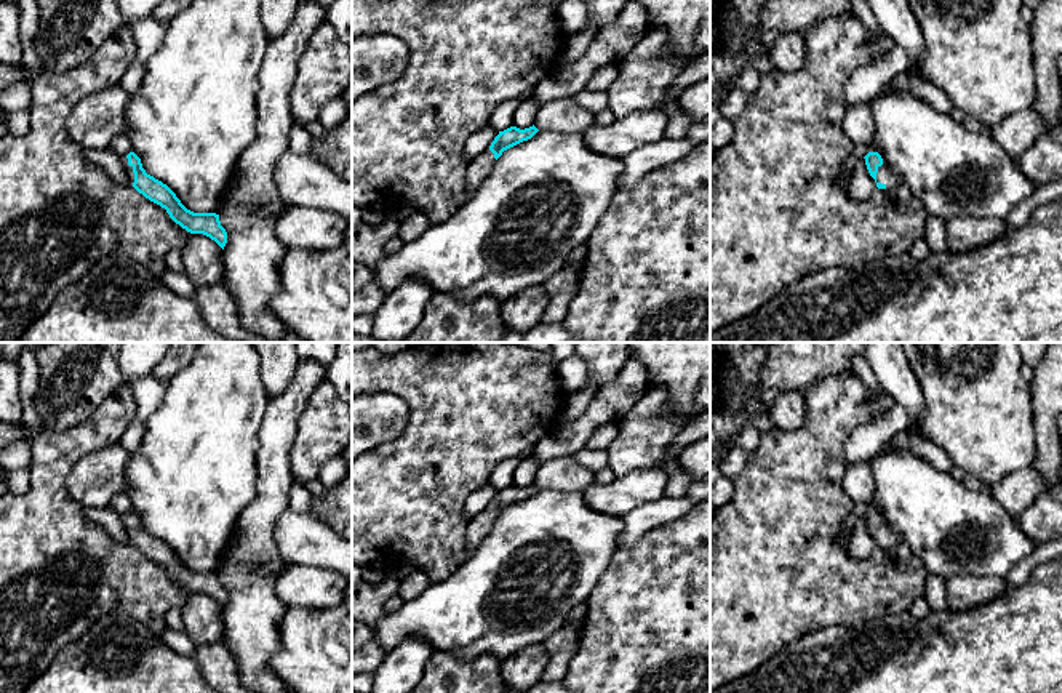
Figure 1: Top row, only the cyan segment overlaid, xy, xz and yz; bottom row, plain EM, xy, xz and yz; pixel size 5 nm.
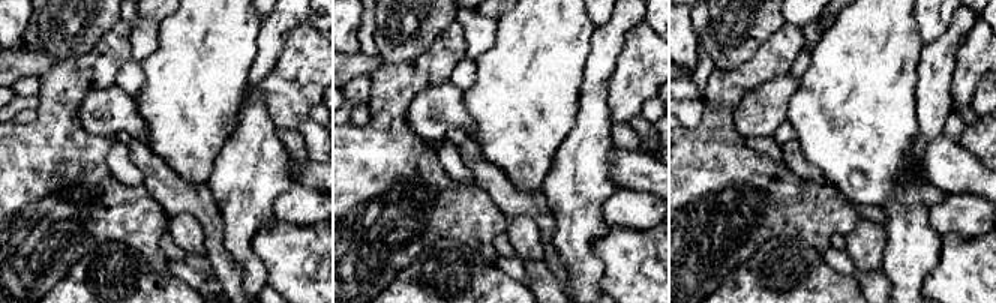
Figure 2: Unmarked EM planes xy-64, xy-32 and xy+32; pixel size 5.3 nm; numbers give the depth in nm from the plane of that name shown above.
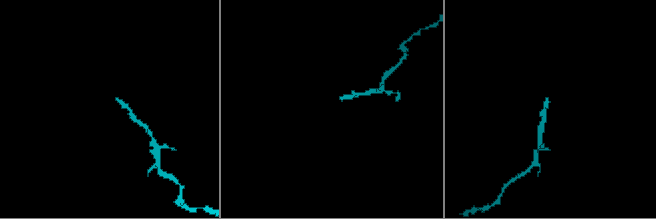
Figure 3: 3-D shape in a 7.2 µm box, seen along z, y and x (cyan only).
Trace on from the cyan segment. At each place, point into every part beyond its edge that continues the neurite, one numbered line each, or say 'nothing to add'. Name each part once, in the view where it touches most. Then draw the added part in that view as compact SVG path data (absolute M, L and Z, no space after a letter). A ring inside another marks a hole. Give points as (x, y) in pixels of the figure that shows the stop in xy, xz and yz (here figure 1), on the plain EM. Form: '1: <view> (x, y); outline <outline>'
1: yz (885, 533); outline M883 522L881 525L878 525L876 541L884 543L886 547L892 547L900 543L900 536L894 528Z

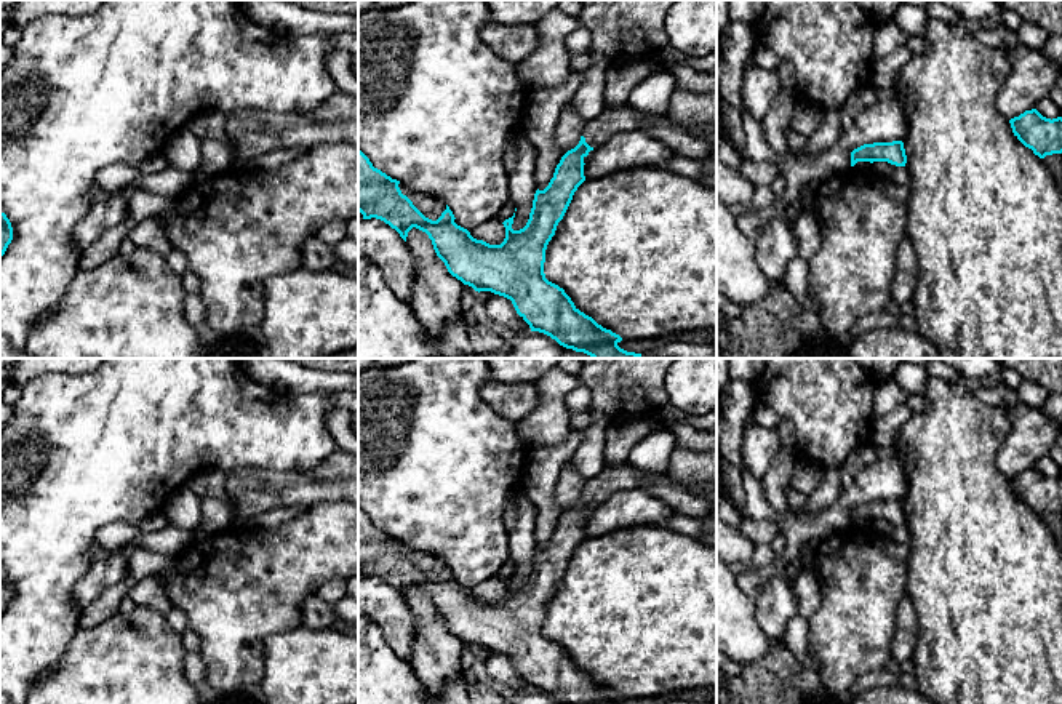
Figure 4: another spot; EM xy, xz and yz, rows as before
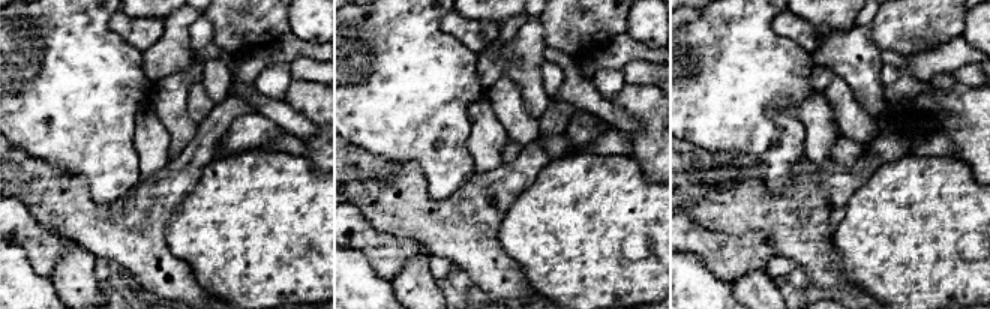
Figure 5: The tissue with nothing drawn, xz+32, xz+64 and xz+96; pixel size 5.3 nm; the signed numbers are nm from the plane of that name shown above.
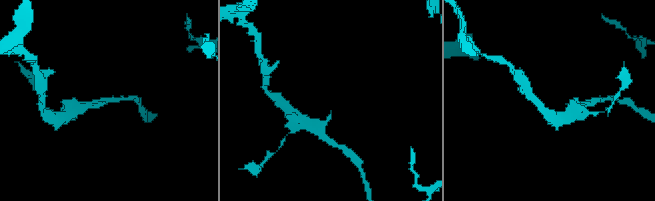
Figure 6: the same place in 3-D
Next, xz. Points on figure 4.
1: xz (610, 480); outline M622 462L617 466L605 467L593 478L587 478L582 488L582 494L585 496L585 501L590 506L597 507L603 501L606 501L611 494L621 490L643 486L657 478L661 478L669 488L681 488L681 490L697 493L697 494L701 491L717 488L717 477L713 478L710 485L689 485L689 483L673 480L665 472L656 474L656 472L633 467L629 462Z

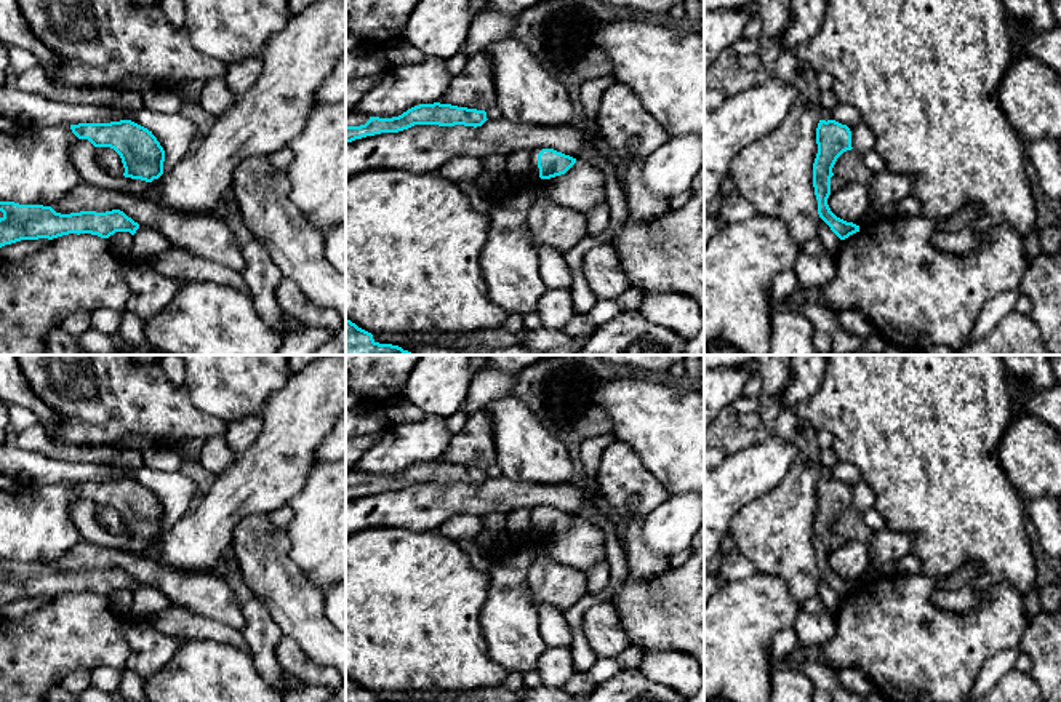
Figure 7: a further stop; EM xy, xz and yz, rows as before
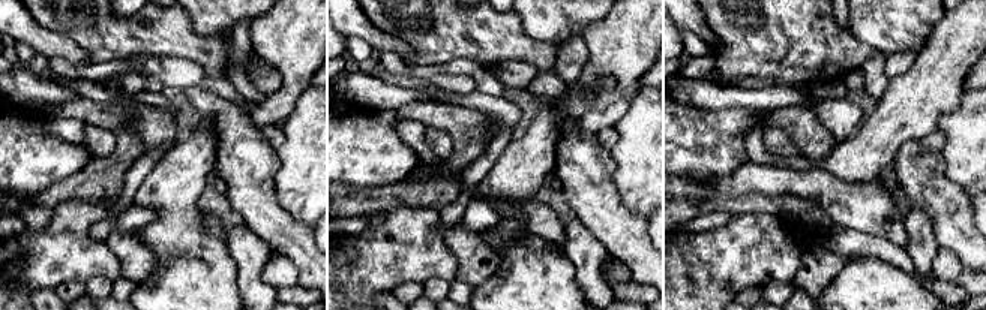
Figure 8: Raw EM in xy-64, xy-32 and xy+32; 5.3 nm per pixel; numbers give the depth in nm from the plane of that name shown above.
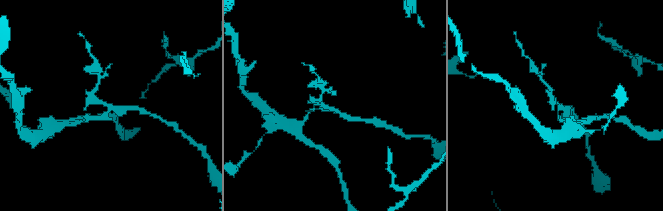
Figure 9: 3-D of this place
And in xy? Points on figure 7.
nothing to add

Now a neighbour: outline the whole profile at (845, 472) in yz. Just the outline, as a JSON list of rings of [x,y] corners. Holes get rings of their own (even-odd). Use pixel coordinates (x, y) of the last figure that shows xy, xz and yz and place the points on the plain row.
[[[839,461],[831,472],[832,478],[847,483],[848,486],[855,485],[856,481],[861,480],[859,470],[850,464]]]

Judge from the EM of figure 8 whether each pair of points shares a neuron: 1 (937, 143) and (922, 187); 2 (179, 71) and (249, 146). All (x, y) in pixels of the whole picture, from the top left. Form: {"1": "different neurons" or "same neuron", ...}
{"1": "different neurons", "2": "different neurons"}

